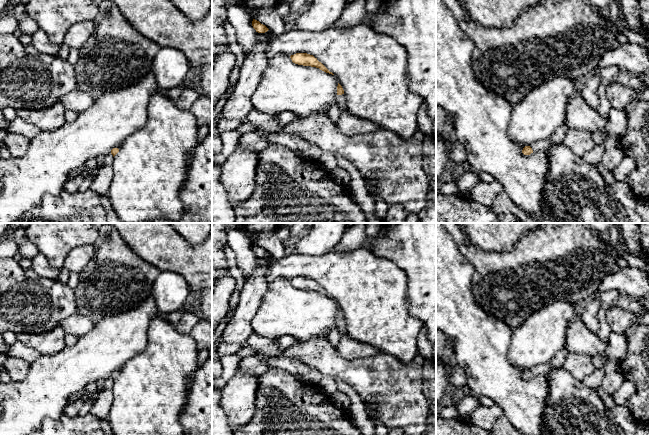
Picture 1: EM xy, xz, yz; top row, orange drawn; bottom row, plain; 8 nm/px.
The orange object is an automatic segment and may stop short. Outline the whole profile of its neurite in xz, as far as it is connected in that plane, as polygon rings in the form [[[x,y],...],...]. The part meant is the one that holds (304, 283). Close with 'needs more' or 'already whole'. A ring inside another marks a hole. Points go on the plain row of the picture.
[[[296,277],[294,279],[291,279],[290,282],[292,286],[295,288],[316,291],[326,297],[334,299],[321,286],[319,286],[317,282],[315,282],[313,279],[310,279],[307,277]]]; already whole

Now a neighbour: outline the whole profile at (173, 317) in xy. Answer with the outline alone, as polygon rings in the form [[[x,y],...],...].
[[[181,308],[181,309],[179,309],[179,310],[173,311],[173,312],[171,312],[171,313],[165,315],[165,318],[166,318],[169,322],[171,322],[171,323],[173,323],[173,324],[176,324],[176,323],[180,320],[180,318],[181,318],[181,316],[182,316],[182,313],[183,313],[183,311],[182,311],[182,308]]]

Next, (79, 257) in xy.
[[[93,245],[75,247],[65,258],[64,268],[70,272],[80,273],[95,254]]]

